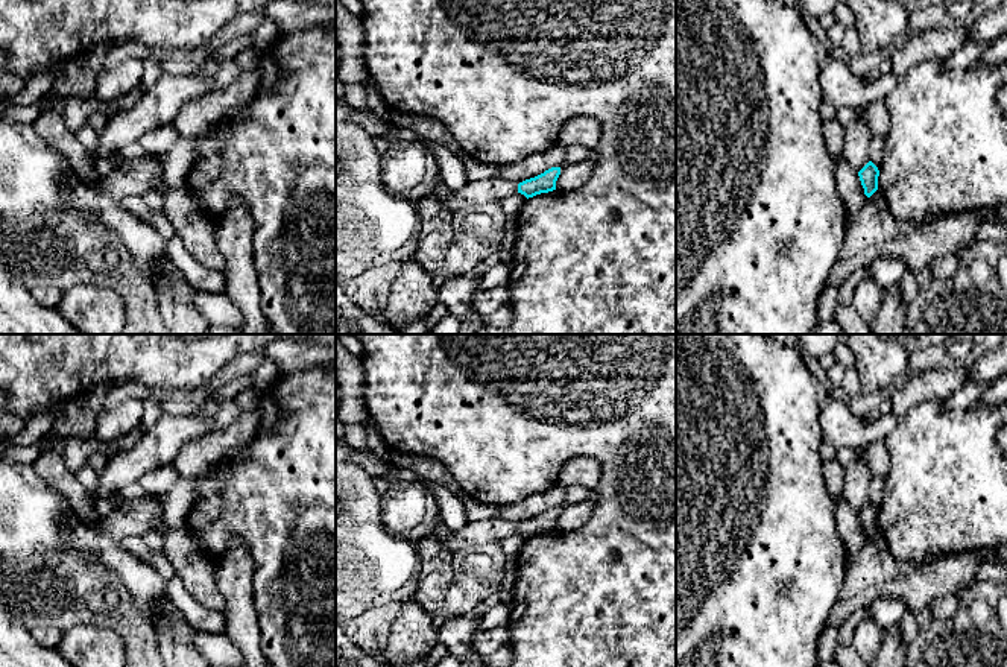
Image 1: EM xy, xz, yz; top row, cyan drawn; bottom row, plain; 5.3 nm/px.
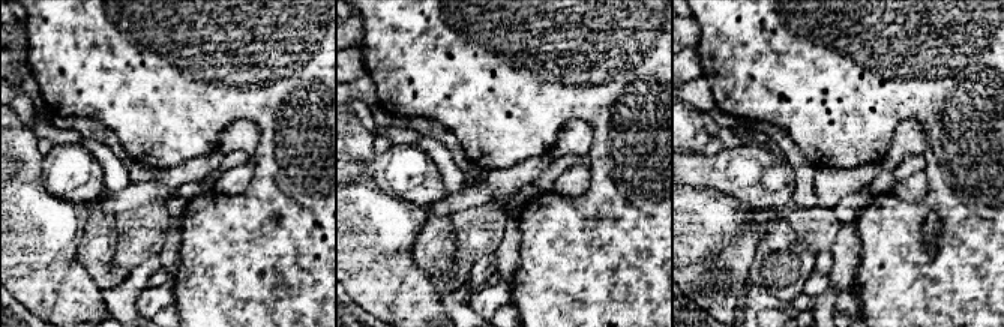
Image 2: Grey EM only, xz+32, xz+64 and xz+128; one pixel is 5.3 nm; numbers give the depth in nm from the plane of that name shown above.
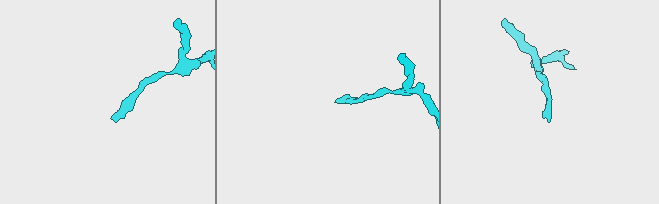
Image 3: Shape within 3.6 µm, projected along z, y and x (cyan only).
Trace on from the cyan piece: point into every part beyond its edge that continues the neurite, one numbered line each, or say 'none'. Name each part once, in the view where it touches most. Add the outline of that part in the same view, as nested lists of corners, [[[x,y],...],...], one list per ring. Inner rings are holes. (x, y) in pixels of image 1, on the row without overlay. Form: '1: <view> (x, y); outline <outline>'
none

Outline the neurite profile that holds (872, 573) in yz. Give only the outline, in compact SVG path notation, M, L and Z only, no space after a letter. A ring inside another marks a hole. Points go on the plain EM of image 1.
M876 530L863 548L848 559L840 597L826 627L838 629L857 609L870 608L878 599L901 600L919 614L934 599L952 597L980 579L983 564L974 553L949 555L923 565L895 559Z

